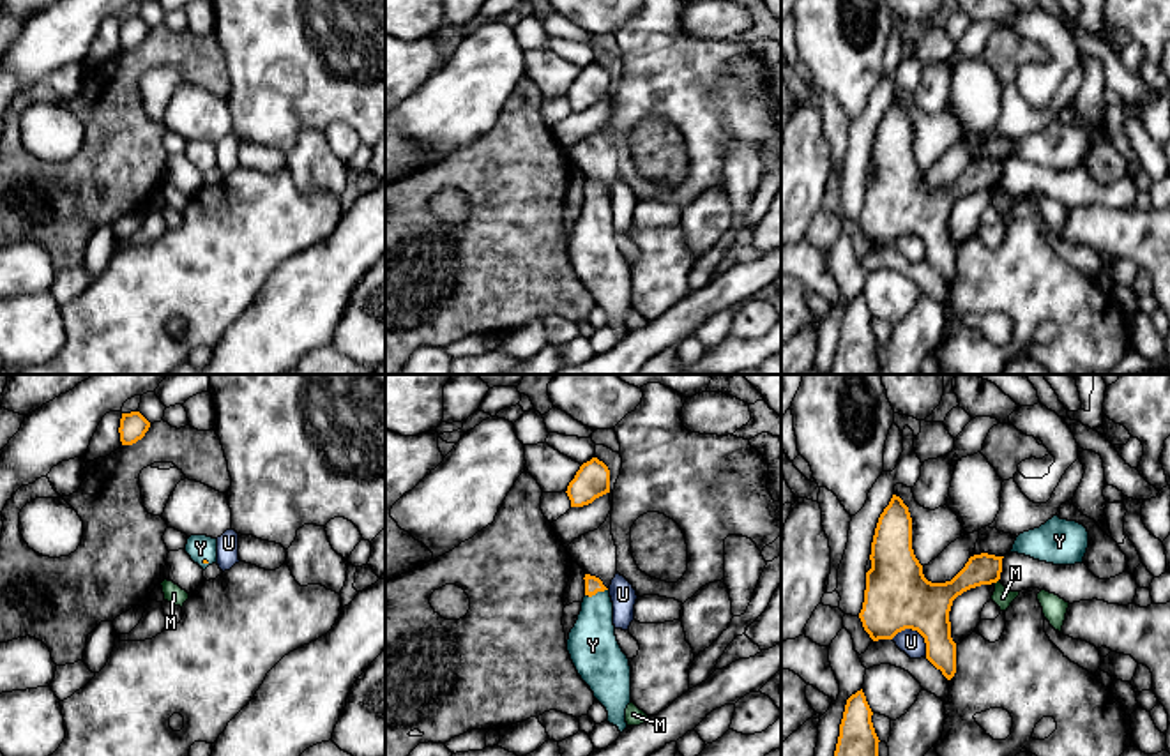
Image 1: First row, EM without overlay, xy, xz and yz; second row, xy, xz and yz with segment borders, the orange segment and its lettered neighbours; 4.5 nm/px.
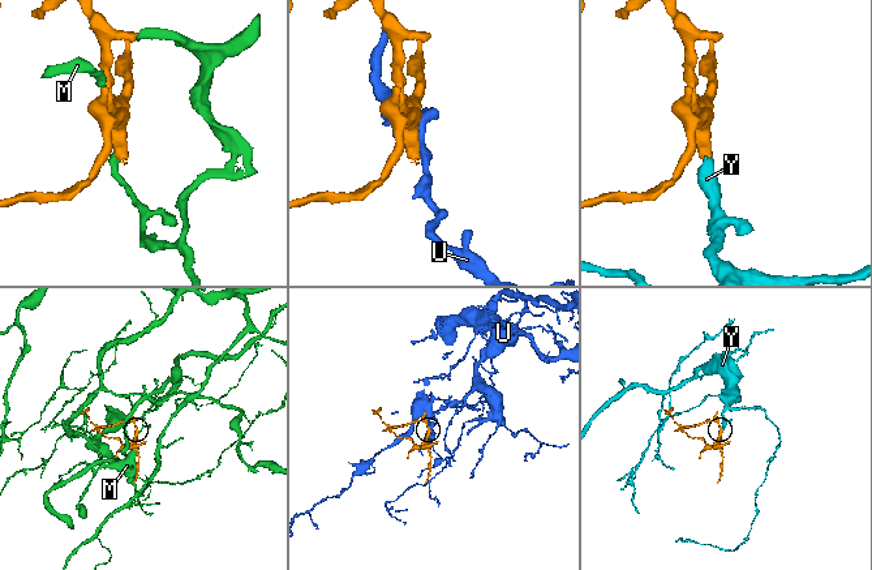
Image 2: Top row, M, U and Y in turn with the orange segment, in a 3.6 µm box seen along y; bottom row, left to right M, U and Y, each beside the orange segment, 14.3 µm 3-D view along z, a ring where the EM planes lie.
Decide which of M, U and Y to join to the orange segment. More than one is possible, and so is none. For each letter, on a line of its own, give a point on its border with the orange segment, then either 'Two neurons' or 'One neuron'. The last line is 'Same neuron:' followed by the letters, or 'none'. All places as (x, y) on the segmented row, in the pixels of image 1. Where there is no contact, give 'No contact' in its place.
M: Touches orange at yz (995, 582). Two neurons
U: Touches orange at yz (916, 629). Two neurons
Y: Touches orange at xz (596, 592). One neuron
Same neuron: Y

